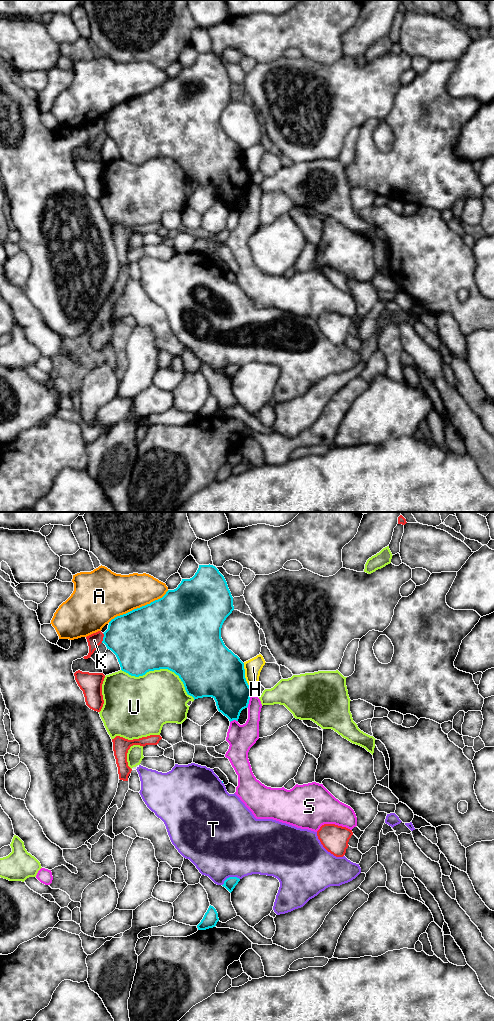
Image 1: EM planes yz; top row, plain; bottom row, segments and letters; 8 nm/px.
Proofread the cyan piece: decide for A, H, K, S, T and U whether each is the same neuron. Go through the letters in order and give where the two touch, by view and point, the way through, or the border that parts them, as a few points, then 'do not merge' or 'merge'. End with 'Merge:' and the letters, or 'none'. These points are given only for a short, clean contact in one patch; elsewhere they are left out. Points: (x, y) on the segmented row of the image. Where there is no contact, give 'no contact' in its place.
A: yz (138, 608) | do not merge
H: yz (244, 676) | do not merge
K: yz (103, 638) | do not merge
S: yz (248, 701) | do not merge
T: yz (229, 877) | do not merge
U: yz (162, 668) | do not merge
Merge: none

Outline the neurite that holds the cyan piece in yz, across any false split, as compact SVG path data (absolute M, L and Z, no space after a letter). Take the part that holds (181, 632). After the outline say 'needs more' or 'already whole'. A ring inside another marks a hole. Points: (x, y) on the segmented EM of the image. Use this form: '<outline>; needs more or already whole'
M199 565L197 572L192 578L182 579L176 589L168 590L162 598L112 619L109 622L108 629L103 633L104 637L102 643L104 643L107 649L111 650L116 655L122 671L131 676L139 677L145 675L149 671L168 669L179 676L184 684L187 694L192 696L194 700L203 697L212 697L216 702L219 712L226 716L230 722L233 720L238 721L241 711L248 707L251 697L251 688L245 678L244 663L225 646L221 638L222 625L233 610L233 597L224 576L213 565Z; already whole

